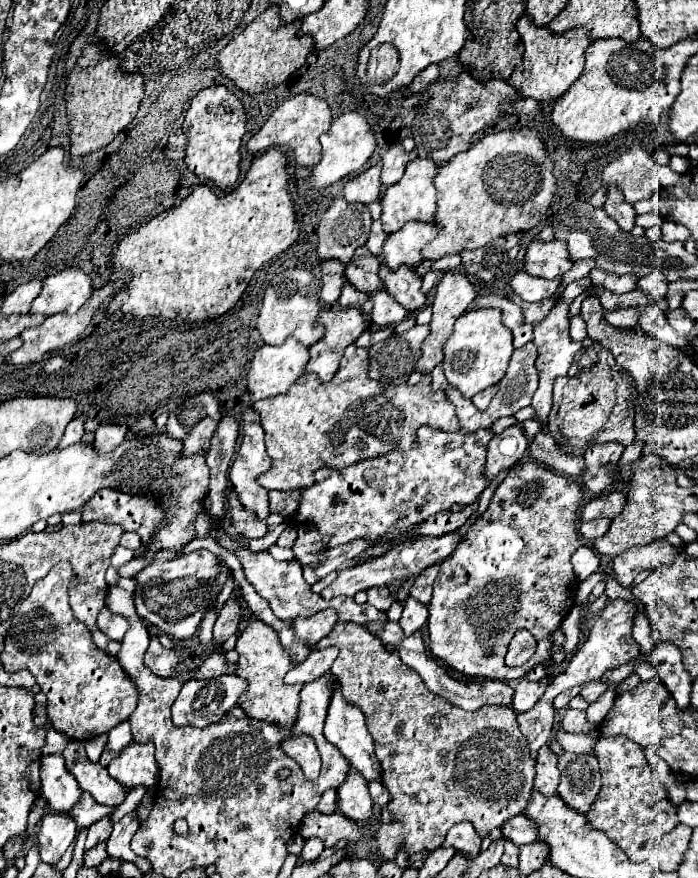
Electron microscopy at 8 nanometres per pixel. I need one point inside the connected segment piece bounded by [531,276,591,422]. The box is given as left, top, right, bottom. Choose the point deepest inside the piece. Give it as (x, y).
(556, 349)

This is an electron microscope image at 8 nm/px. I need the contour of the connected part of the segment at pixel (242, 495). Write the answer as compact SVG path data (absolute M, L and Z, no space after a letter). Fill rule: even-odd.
M245 404L241 408L241 420L243 420L243 428L241 428L241 444L237 448L237 454L235 454L235 460L231 464L231 470L229 470L229 480L233 484L233 490L237 492L241 504L251 510L251 512L257 512L259 520L267 518L269 516L269 492L257 484L257 478L267 472L271 466L273 466L273 460L269 458L267 450L265 450L265 432L261 428L261 420L259 420L259 414L253 410L253 404Z

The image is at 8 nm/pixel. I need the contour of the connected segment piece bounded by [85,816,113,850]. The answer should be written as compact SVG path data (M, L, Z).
M109 816L107 818L101 818L97 820L95 824L89 826L89 832L87 832L87 842L85 842L85 850L91 850L93 846L97 846L99 842L105 842L109 836L111 836L111 820Z

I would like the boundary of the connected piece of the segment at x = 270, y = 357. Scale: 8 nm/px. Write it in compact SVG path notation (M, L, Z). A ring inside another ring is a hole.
M293 336L285 340L281 346L261 346L255 352L255 358L251 360L251 370L247 374L249 382L249 392L251 392L251 402L263 400L263 398L273 398L279 394L287 394L289 388L295 384L297 378L305 374L305 366L309 362L309 348L303 346L299 340Z

